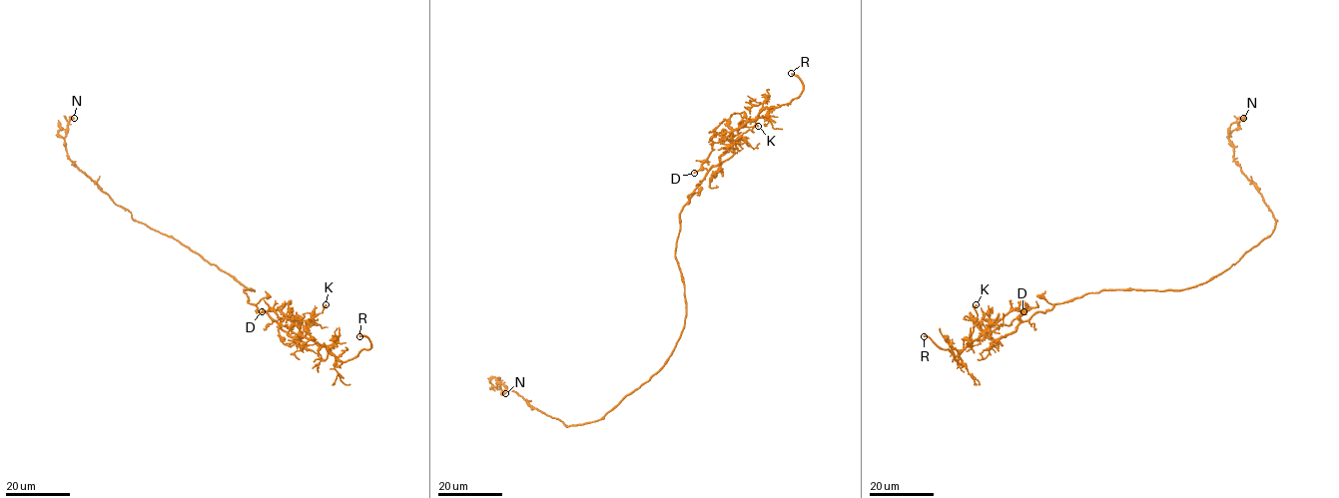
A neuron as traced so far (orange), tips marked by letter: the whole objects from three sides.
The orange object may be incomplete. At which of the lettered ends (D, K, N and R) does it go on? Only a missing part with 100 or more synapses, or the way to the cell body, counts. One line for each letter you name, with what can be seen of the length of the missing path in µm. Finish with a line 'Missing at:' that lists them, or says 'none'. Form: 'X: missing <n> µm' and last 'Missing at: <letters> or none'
R: missing 10 µm
Missing at: R

